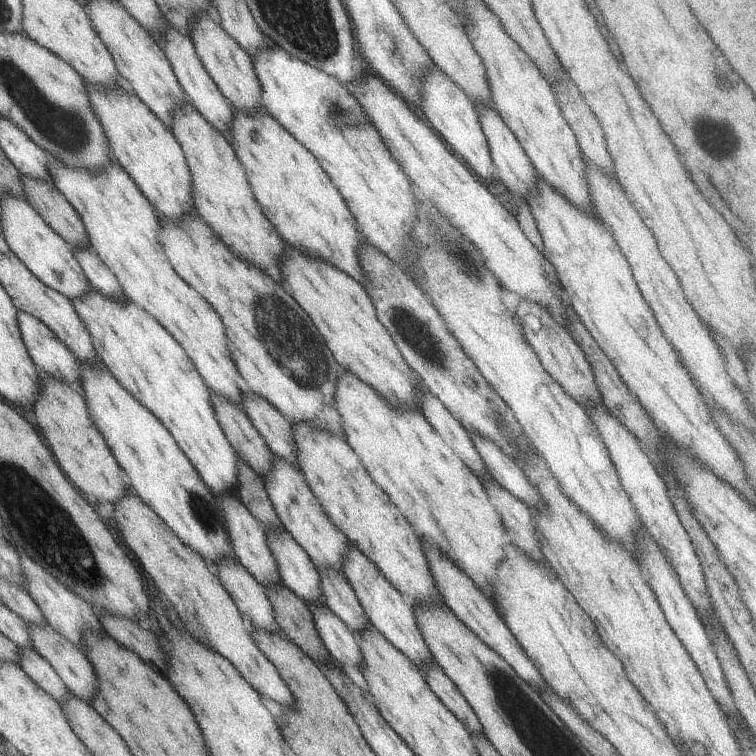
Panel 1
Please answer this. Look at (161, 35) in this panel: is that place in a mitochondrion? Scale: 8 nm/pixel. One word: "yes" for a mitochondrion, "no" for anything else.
no

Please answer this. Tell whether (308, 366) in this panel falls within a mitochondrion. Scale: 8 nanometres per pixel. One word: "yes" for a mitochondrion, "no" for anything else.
yes

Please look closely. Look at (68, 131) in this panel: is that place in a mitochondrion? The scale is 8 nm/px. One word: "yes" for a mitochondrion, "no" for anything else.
yes

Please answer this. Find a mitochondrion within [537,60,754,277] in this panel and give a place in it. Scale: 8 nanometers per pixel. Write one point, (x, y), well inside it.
(715, 135)

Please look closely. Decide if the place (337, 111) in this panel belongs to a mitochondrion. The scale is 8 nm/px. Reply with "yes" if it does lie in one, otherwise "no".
yes

